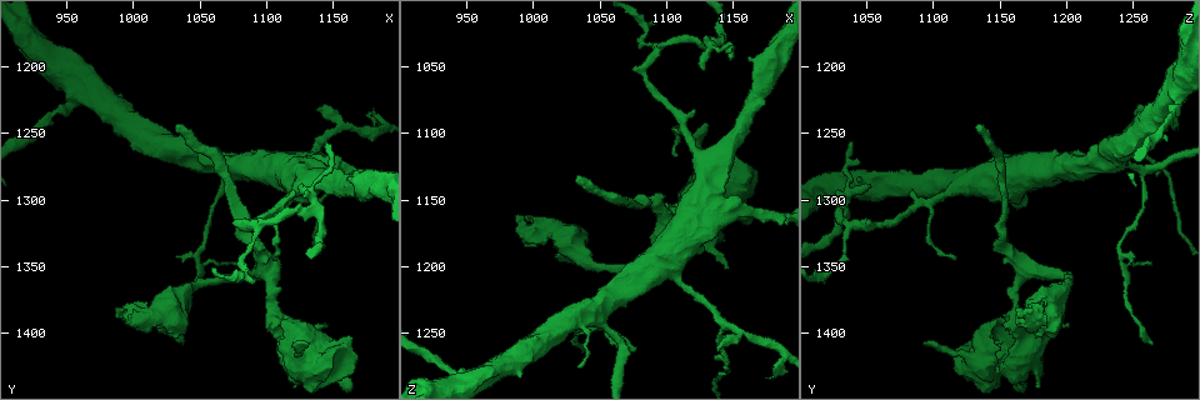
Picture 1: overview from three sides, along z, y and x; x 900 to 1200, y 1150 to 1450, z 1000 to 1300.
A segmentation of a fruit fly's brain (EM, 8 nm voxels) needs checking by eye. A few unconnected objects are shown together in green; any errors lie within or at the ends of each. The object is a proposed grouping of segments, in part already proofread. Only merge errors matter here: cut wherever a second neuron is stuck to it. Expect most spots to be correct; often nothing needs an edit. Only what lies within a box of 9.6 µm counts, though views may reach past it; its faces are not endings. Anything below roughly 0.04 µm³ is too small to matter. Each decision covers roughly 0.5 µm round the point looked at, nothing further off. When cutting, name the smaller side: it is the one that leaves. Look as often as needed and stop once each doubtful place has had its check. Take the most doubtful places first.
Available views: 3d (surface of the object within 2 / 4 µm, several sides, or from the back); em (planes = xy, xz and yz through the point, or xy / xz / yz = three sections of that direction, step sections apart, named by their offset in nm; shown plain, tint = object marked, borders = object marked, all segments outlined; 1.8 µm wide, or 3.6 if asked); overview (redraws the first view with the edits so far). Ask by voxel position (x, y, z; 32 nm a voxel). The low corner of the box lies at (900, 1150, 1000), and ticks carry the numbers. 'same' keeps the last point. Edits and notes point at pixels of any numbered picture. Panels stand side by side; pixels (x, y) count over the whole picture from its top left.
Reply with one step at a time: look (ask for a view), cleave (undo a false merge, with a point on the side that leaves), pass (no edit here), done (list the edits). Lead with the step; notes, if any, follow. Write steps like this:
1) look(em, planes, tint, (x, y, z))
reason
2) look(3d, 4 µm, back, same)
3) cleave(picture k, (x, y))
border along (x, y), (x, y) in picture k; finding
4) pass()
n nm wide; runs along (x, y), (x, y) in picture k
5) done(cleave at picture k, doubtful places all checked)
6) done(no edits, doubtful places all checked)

look(em, planes, tint, (1142, 1252, 1244))
abrupt turn

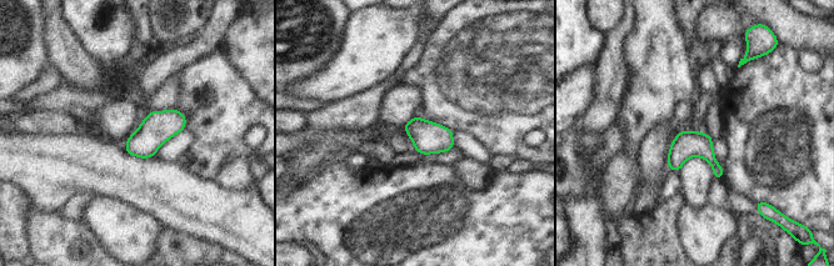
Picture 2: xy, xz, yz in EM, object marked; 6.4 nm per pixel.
pass()
180 nm wide; continuous, no second neuron

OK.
look(em, planes, plain, (1066, 1280, 1258))
thin arm on a thick one

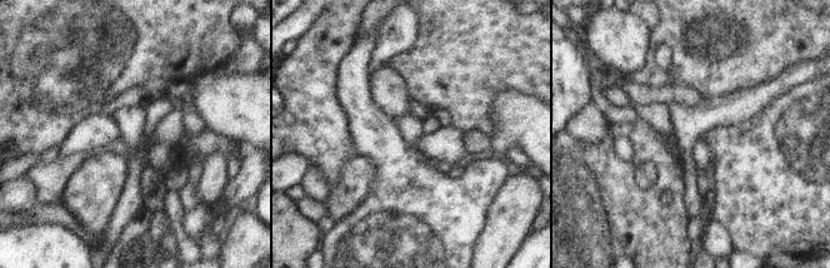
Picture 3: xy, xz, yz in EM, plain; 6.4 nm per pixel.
look(em, planes, tint, same)
with the object marked

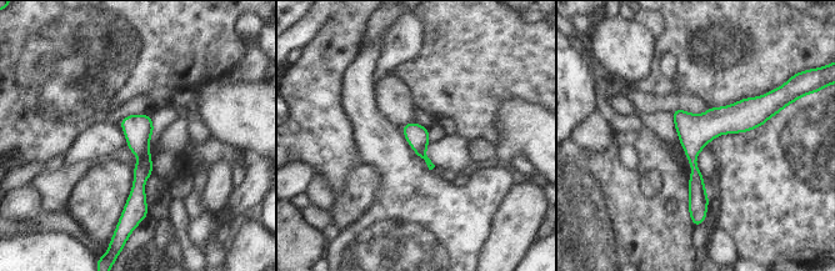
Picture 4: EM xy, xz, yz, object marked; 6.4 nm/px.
pass()
140 nm wide; all the same neuron

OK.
look(3d, 4 µm, (1136, 1306, 1034))
sharp bend

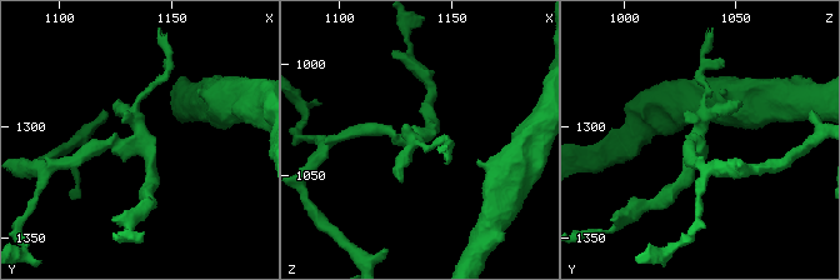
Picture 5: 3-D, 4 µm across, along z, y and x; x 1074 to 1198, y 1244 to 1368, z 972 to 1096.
look(em, planes, plain, (1135, 1306, 1031))
now the EM

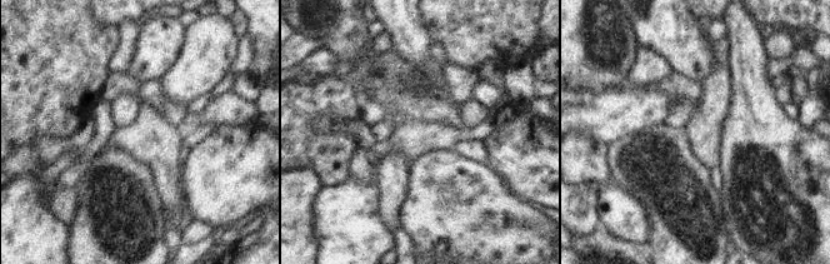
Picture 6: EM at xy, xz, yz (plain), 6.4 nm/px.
look(em, planes, tint, same)

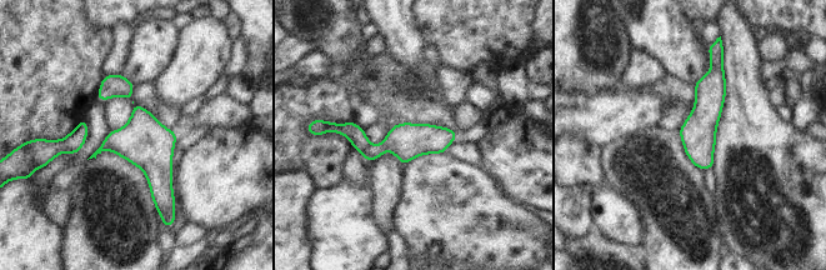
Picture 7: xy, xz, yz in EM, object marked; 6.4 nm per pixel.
cleave(picture 7, (403, 140))
the part that leaves runs along (109, 78), (139, 111), (160, 206) in picture 7; two neurons meet here

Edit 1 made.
look(overview)
see it whole again

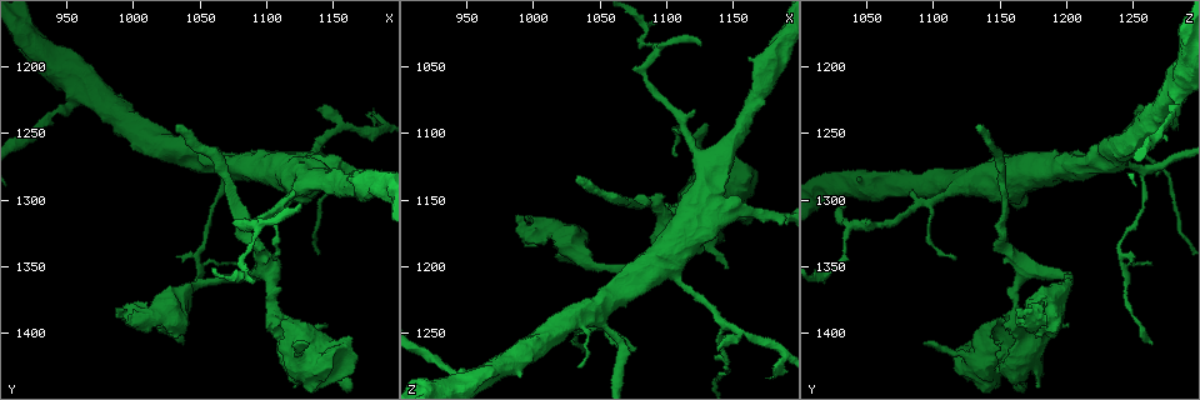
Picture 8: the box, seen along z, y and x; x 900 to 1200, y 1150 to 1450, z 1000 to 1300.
look(3d, 4 µm, (1084, 1356, 1018))
sharp bend

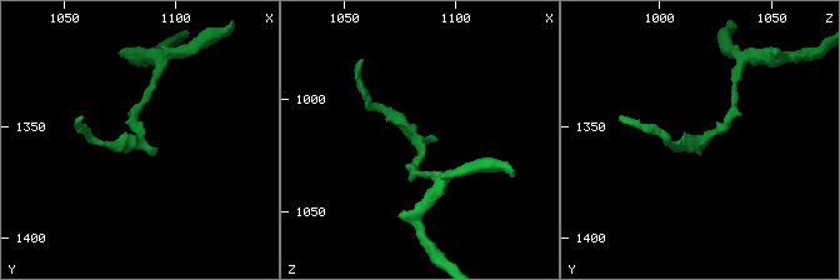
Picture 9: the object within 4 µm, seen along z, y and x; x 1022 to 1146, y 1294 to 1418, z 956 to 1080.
look(em, xy, step 4, tint, (1084, 1357, 1018))
shape alone is not enough

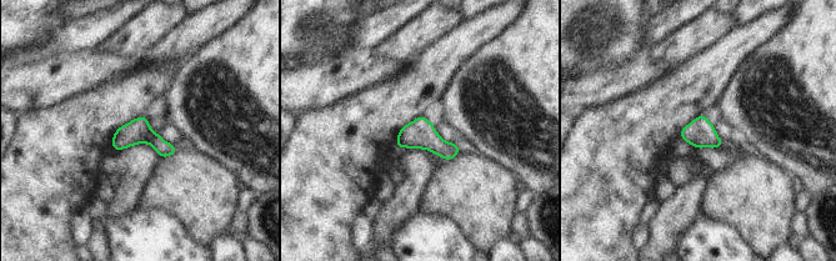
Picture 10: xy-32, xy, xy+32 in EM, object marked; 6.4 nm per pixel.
look(em, xz, step 16, tint, same)

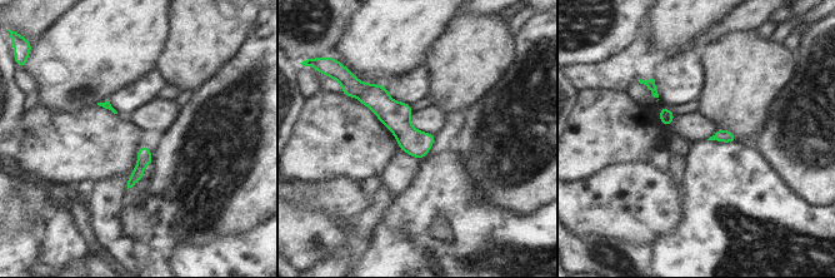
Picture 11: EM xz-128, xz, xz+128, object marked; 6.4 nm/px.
pass()
30 nm wide; runs along (360, 90), (369, 94), (424, 152) in picture 11; all the same neuron

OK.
look(em, yz, step 4, tint, (1094, 1318, 1038))

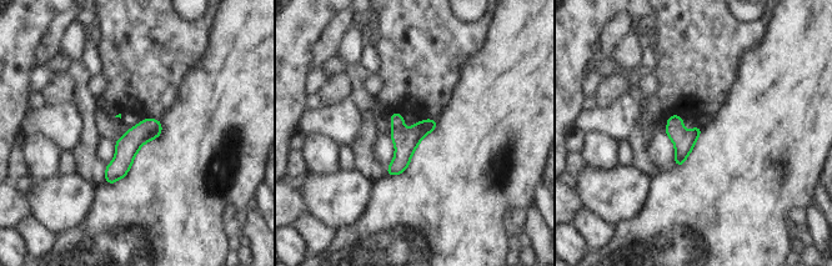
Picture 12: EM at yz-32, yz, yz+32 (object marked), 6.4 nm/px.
look(em, planes, tint, same)
cut it another way

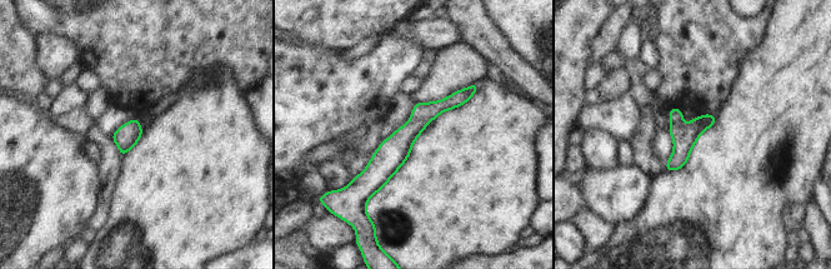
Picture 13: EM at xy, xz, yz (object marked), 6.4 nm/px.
pass()
continuous, no second neuron

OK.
done(cleave at picture 7, doubtful places all checked)

